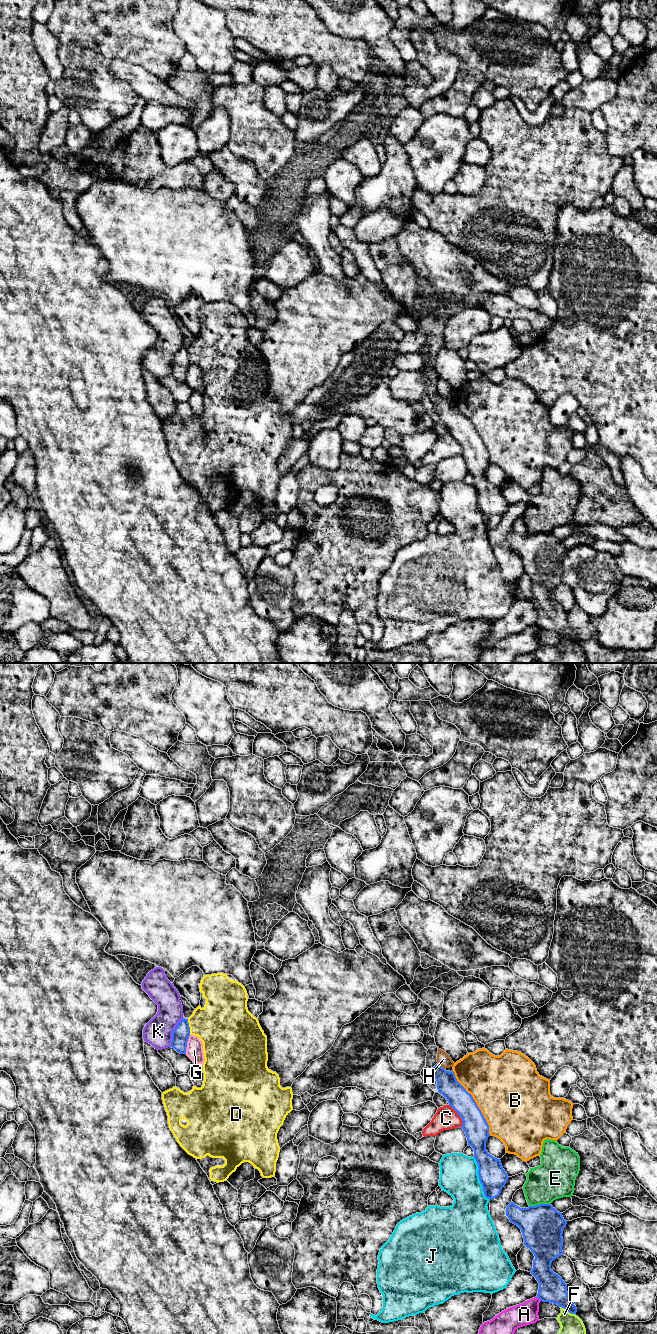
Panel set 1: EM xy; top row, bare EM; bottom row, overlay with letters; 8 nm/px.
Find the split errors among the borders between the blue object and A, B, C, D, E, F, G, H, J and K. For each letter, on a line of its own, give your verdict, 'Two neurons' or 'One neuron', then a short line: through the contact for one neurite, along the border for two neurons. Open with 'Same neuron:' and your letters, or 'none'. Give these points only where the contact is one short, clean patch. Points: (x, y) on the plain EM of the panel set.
Same neuron: none
A: Two neurons
B: Two neurons
C: Two neurons. Line: xy (449, 432), (461, 447), (461, 454)
D: Two neurons
E: Two neurons
F: Two neurons
G: Two neurons. Line: xy (190, 363), (185, 381)
H: Two neurons
J: Two neurons
K: Two neurons

